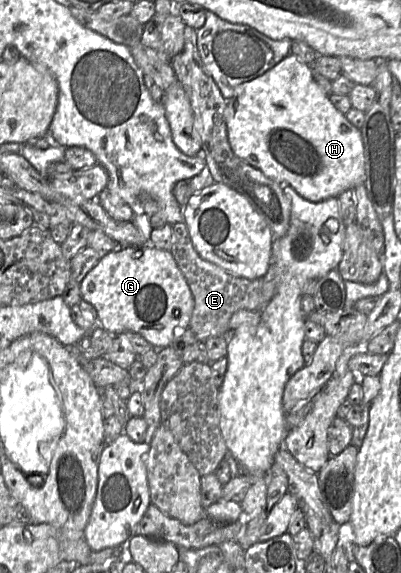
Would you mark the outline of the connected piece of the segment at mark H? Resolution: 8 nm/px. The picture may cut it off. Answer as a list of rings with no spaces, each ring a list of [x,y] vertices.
[[[289,54],[276,66],[261,76],[237,86],[231,98],[227,99],[225,118],[227,124],[227,135],[230,146],[236,156],[246,161],[251,166],[261,170],[265,176],[280,183],[292,187],[299,195],[312,202],[320,202],[331,197],[337,197],[345,190],[352,190],[363,184],[364,170],[364,145],[359,128],[353,126],[329,100],[323,90],[319,87],[313,77],[311,66],[300,61],[295,55]]]

